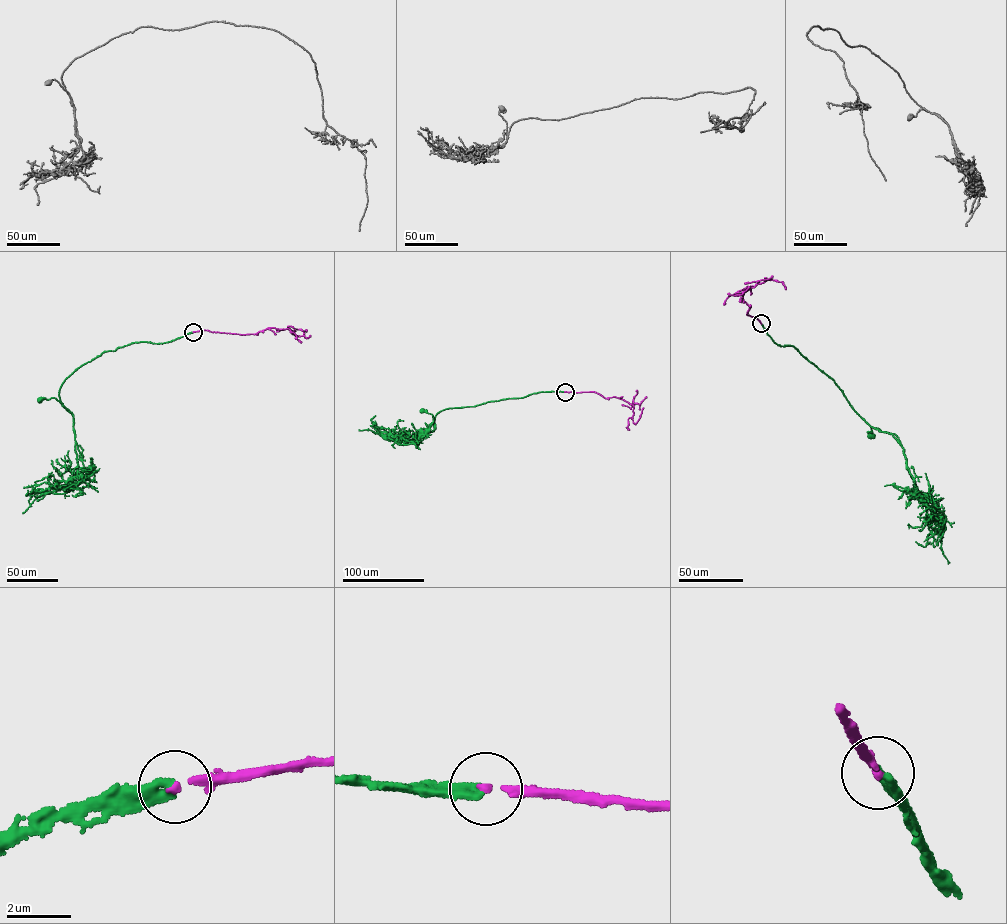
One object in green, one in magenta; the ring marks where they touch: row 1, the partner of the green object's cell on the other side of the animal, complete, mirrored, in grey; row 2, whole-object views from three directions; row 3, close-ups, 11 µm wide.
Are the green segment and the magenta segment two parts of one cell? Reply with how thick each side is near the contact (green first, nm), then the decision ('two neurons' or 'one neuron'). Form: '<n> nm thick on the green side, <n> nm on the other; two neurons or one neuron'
400 nm thick on the green side, 200 nm on the other; two neurons

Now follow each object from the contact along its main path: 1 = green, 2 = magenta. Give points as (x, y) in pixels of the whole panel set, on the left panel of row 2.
1: (193, 332), (103, 352), (76, 369), (59, 393), (73, 424), (56, 399), (40, 400)
2: (193, 332), (254, 334), (271, 327), (288, 329), (293, 333), (295, 330), (290, 326), (288, 327), (301, 342)

